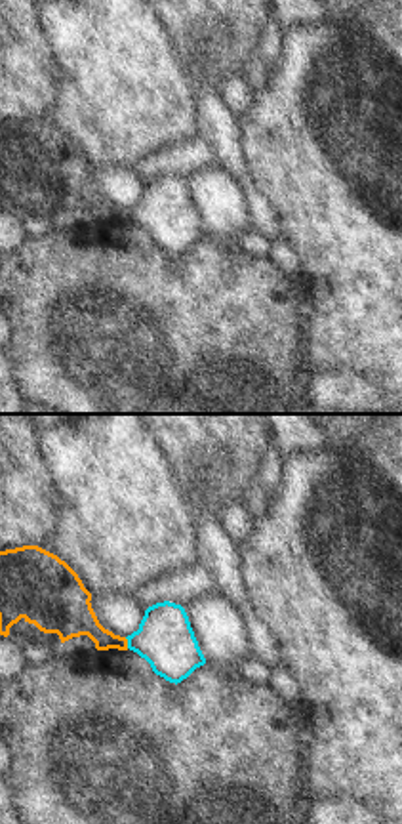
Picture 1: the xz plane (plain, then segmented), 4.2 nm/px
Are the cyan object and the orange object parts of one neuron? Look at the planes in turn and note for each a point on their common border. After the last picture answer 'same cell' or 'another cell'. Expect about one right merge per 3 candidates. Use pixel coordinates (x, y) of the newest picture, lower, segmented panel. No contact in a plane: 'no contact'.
(128, 643)

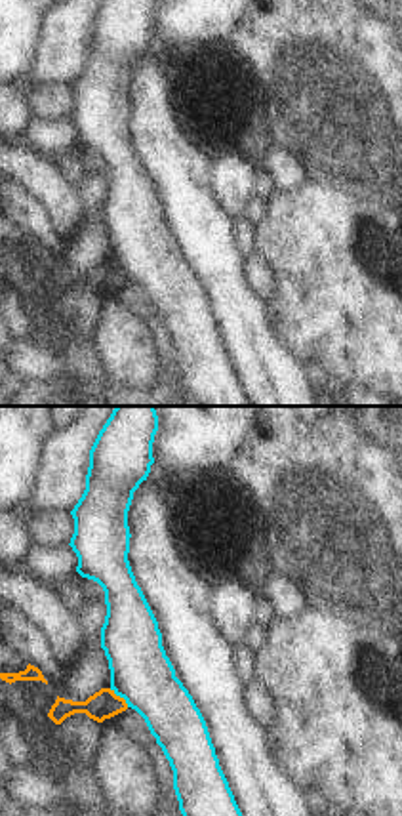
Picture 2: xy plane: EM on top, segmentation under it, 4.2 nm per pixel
(120, 696)

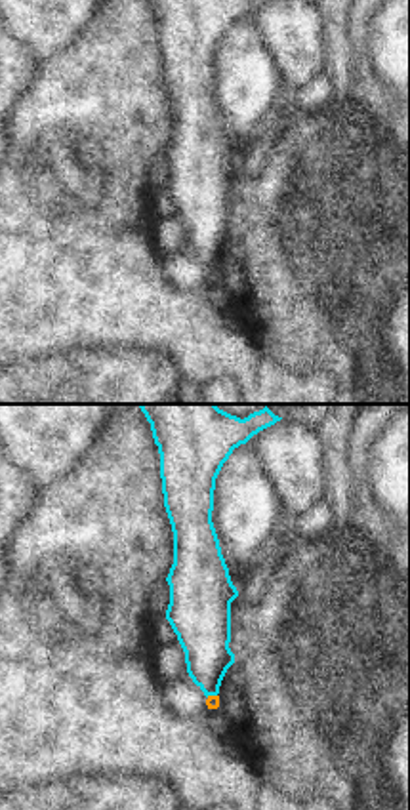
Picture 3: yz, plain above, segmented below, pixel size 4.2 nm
(210, 694)

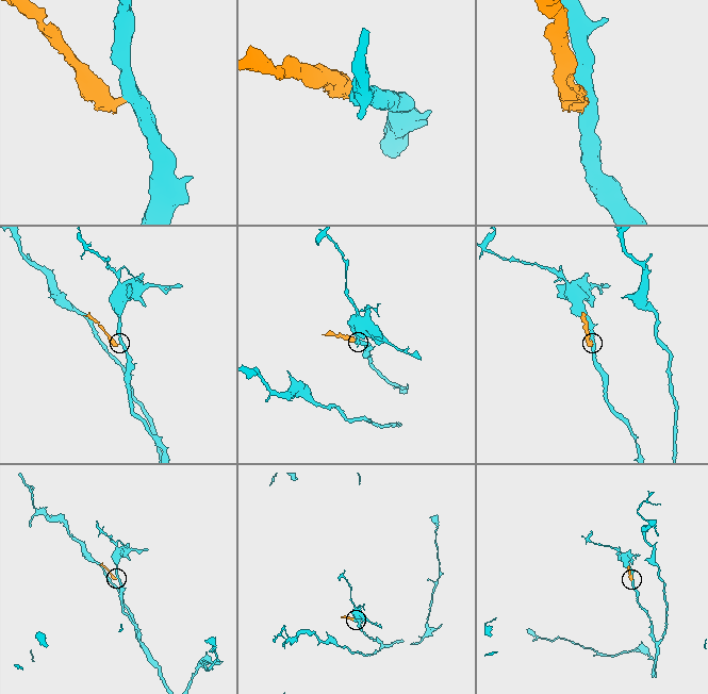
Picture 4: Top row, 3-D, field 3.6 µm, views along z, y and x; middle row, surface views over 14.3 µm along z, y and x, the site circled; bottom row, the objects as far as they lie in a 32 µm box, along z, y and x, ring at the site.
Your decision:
another cell

